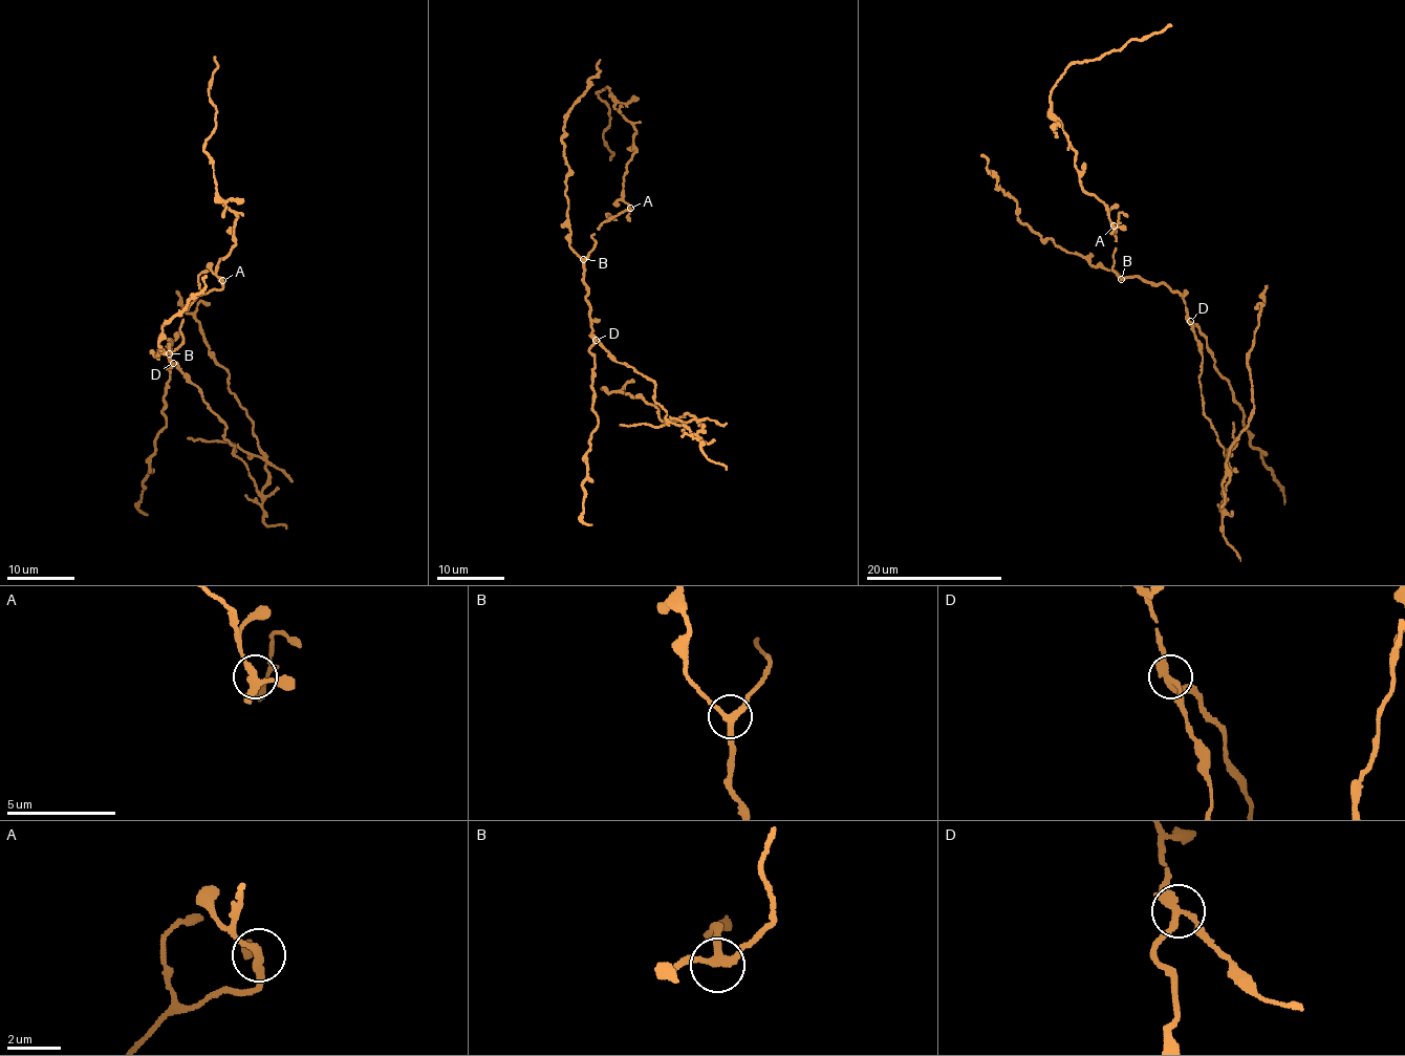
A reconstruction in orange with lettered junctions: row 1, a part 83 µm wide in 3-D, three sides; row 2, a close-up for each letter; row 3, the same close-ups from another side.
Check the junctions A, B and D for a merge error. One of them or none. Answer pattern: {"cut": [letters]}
{"cut": ["D"]}

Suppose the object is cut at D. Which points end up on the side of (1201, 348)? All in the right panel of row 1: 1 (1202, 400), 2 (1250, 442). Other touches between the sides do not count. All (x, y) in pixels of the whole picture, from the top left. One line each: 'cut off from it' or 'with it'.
1: with it
2: cut off from it

